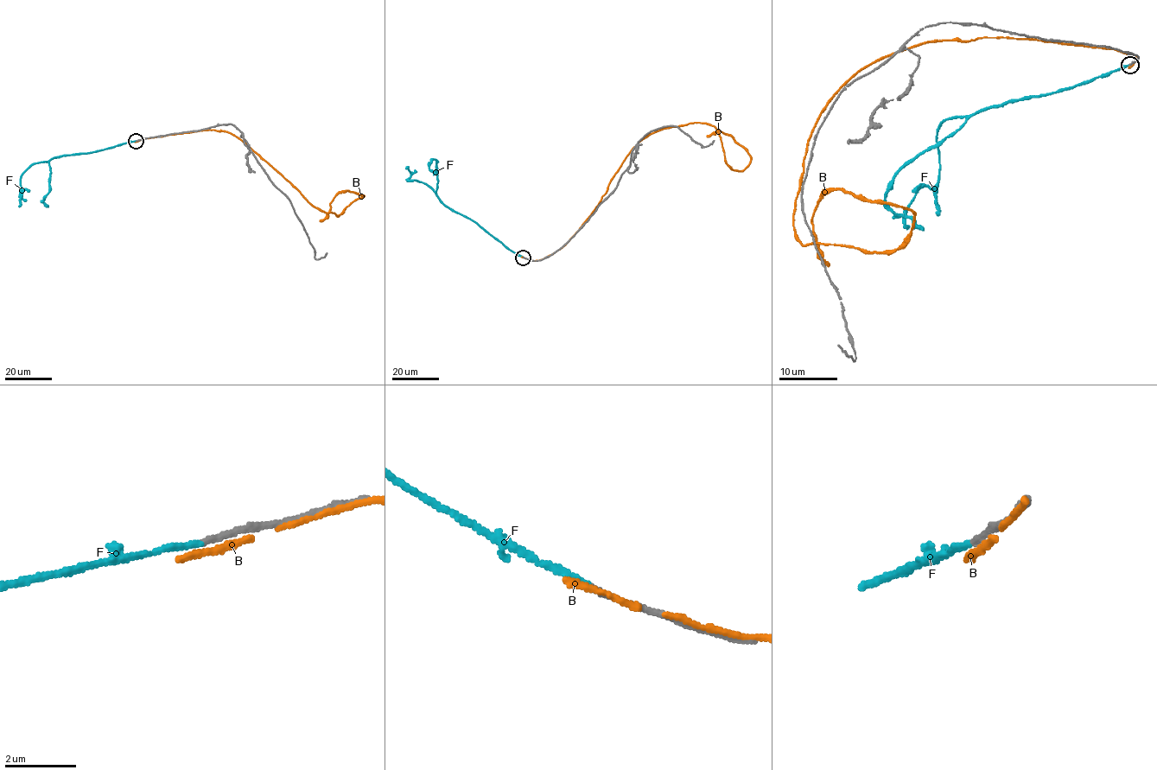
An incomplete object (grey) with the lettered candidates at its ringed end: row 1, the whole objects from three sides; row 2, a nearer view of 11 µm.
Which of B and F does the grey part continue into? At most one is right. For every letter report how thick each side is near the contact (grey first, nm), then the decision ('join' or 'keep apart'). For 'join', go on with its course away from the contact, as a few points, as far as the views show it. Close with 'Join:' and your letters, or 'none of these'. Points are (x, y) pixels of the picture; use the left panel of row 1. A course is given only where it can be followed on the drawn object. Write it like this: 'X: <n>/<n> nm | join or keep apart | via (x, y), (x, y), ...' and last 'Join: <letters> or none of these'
B: 160/110 nm | keep apart
F: 170/170 nm | join | via (136, 141), (33, 164), (21, 178), (23, 191), (19, 206)
Join: F

